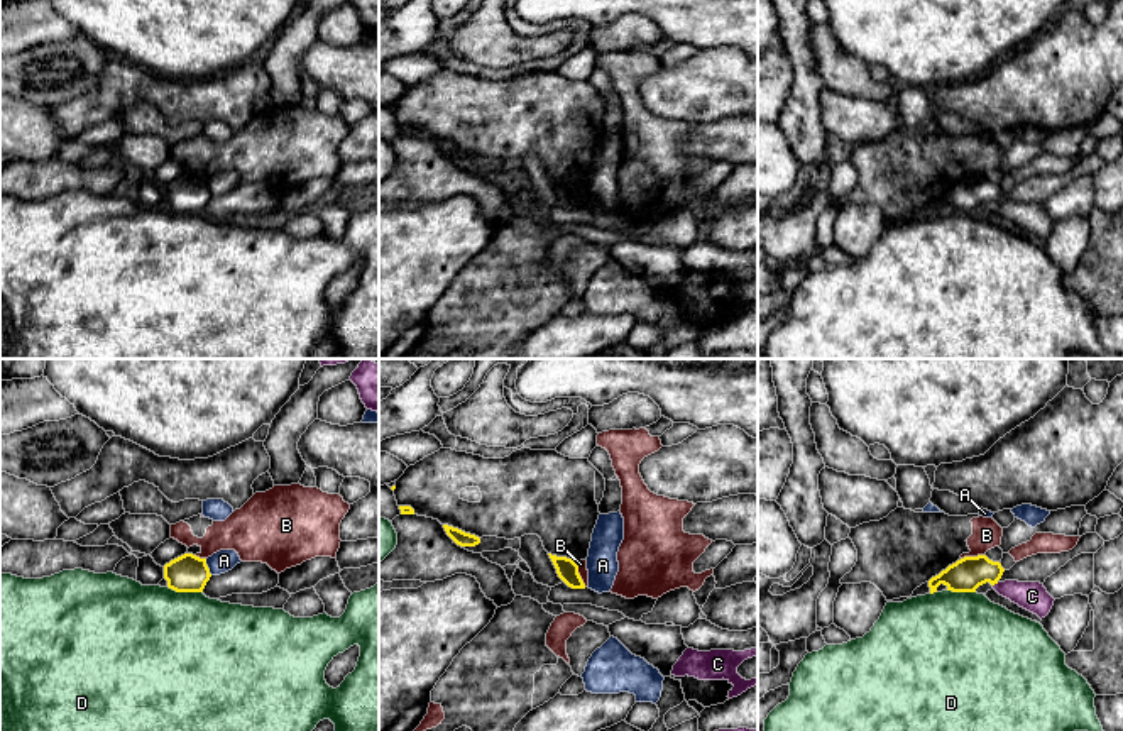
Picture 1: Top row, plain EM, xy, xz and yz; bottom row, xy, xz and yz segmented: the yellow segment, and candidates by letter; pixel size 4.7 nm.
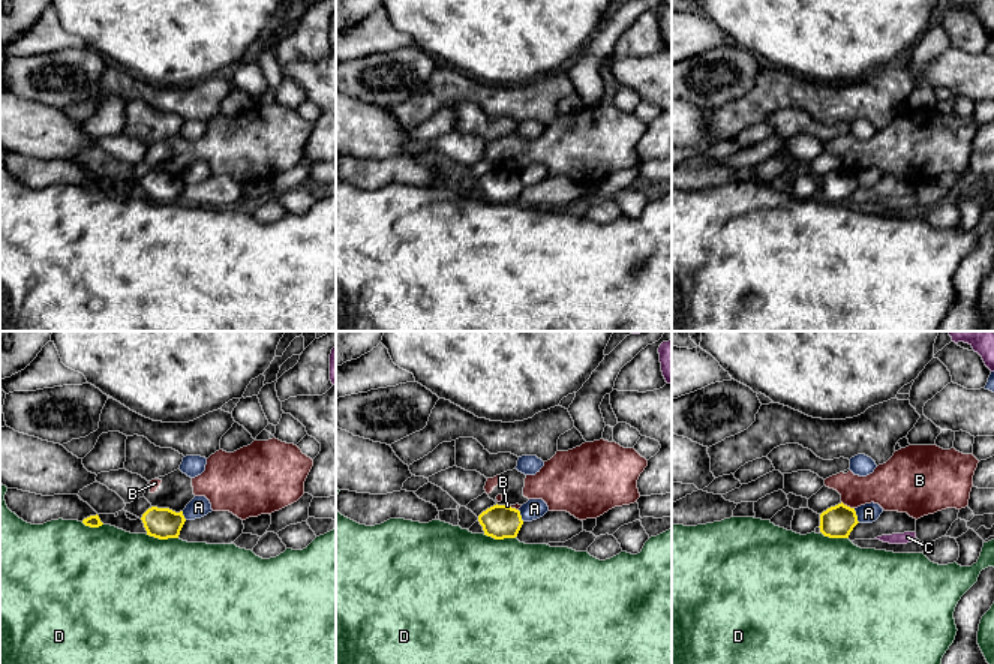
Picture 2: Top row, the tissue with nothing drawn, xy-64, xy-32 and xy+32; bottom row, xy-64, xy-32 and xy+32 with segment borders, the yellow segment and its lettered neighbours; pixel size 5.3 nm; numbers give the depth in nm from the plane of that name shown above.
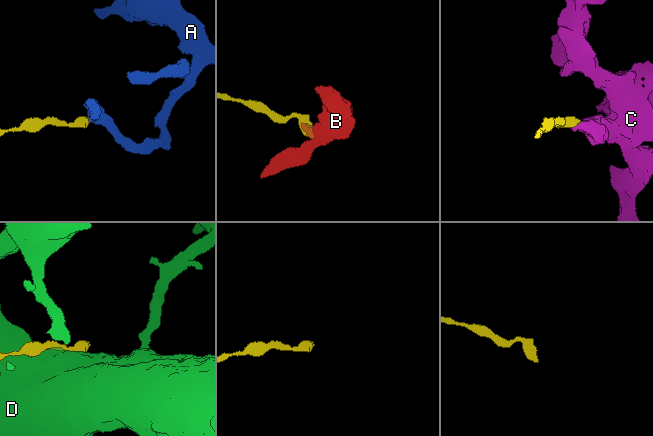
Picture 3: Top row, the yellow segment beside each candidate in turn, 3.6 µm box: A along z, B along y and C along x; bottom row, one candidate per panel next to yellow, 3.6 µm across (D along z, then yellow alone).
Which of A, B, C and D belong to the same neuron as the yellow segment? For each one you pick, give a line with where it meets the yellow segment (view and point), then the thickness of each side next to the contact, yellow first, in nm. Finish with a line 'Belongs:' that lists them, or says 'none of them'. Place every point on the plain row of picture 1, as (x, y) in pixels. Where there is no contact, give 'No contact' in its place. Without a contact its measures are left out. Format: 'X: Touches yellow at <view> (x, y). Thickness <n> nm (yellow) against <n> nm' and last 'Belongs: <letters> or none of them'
Belongs: none of them

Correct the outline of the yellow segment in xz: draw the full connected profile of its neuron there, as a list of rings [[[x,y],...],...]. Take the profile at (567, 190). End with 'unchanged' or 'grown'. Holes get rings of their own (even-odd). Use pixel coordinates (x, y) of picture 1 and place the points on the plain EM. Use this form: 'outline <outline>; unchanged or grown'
outline [[[548,174],[555,190],[556,190],[556,195],[558,198],[572,210],[585,210],[585,205],[578,195],[578,186],[577,183],[573,183],[572,179],[567,179],[567,178],[556,178],[556,176],[551,176]]]; unchanged

